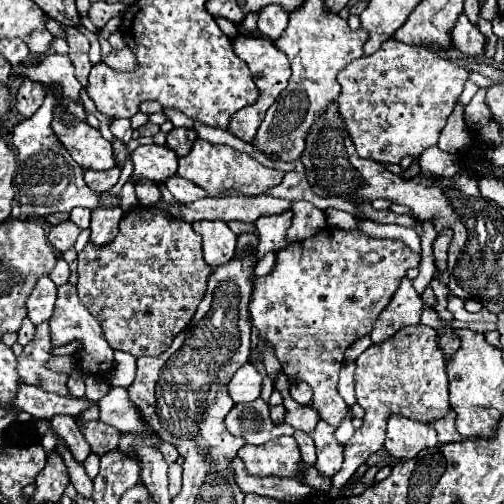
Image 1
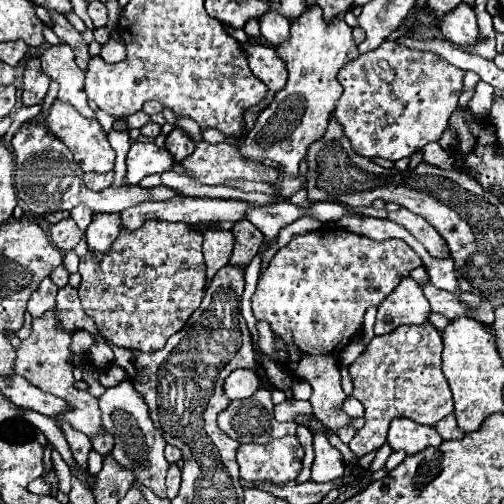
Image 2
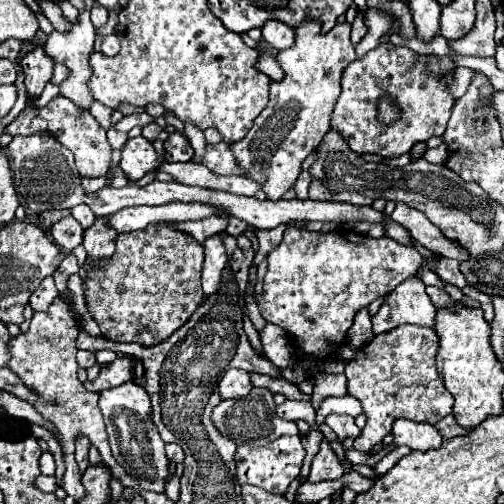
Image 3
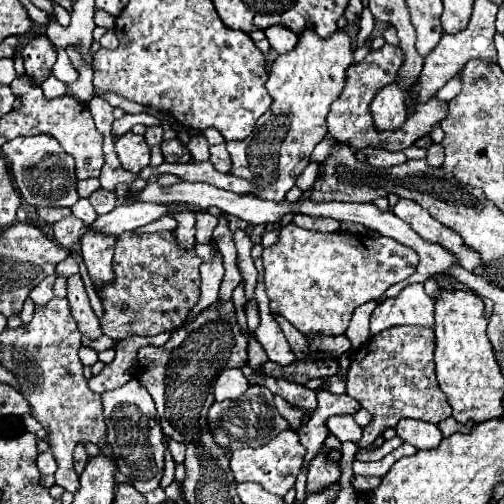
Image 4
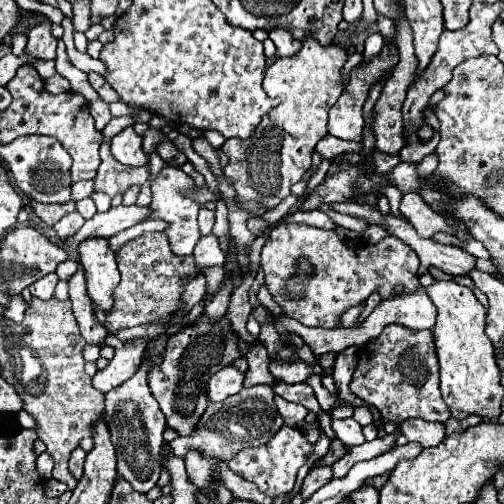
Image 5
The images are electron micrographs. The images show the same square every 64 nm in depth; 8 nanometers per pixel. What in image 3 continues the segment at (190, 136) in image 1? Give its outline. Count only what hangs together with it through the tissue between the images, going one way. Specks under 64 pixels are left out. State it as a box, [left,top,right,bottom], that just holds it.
[164,134,194,162]

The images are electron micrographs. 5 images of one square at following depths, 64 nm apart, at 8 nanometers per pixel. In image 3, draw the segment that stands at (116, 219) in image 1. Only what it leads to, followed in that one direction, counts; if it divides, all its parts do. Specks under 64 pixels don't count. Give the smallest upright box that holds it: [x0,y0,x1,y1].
[84,218,116,262]

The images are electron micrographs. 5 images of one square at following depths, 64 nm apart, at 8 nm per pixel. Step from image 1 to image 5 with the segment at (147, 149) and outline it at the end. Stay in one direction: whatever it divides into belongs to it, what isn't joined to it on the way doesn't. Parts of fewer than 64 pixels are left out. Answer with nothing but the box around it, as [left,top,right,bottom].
[110,126,148,166]

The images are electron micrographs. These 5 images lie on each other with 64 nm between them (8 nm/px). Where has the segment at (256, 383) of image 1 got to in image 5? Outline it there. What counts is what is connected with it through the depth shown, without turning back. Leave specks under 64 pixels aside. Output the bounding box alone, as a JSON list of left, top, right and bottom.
[206,366,244,402]

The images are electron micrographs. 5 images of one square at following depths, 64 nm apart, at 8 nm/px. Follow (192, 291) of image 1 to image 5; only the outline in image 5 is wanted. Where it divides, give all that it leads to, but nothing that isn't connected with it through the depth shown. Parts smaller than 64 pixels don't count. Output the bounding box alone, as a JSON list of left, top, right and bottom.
[106,232,196,332]

